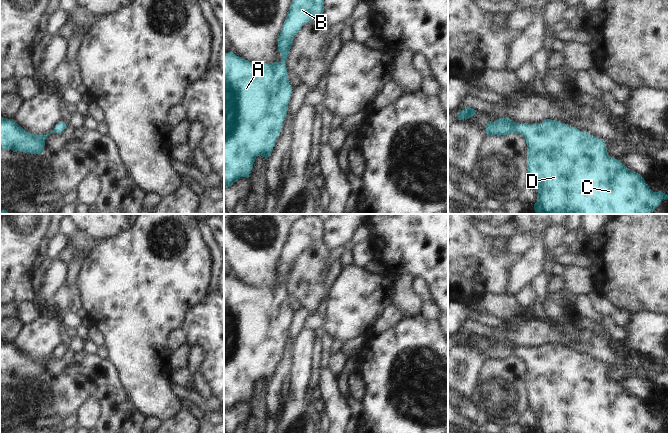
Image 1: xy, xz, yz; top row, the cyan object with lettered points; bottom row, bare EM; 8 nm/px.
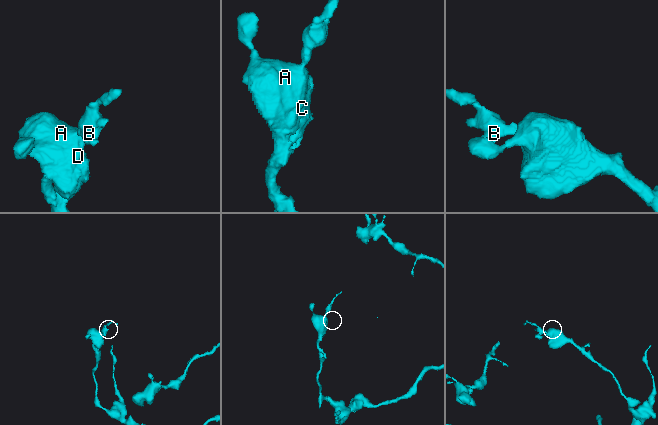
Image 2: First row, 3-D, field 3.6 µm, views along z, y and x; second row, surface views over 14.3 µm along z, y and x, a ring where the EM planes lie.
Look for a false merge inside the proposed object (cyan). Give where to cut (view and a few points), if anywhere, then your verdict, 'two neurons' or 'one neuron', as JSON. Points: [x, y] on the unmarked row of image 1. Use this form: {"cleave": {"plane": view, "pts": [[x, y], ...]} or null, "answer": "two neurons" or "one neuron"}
{"cleave": null, "answer": "one neuron"}

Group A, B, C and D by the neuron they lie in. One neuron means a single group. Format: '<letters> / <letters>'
A B C D

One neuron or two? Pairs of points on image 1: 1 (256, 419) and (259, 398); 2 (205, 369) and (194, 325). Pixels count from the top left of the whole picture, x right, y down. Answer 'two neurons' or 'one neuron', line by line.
1: one neuron
2: one neuron

